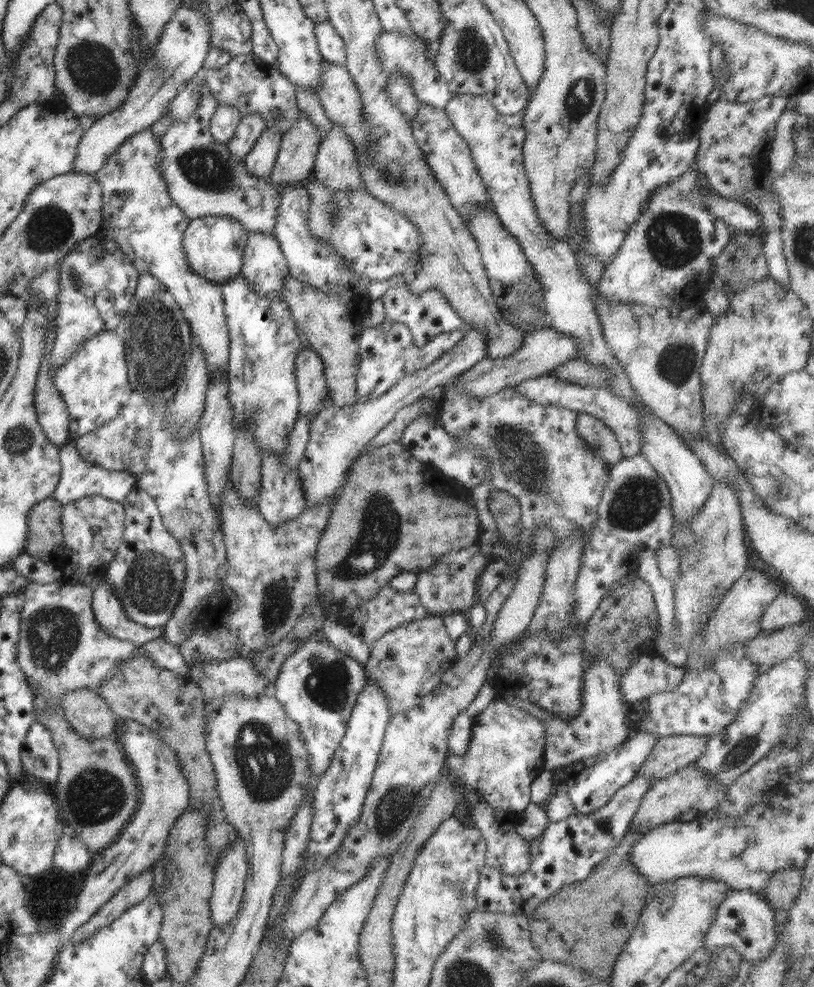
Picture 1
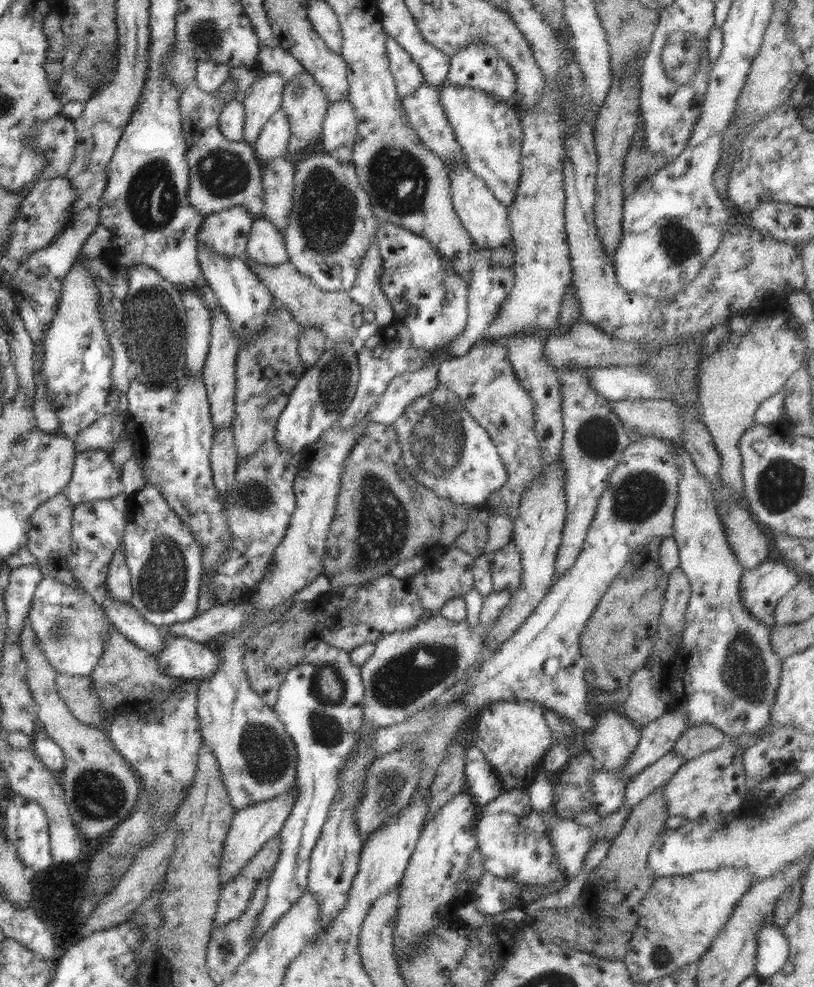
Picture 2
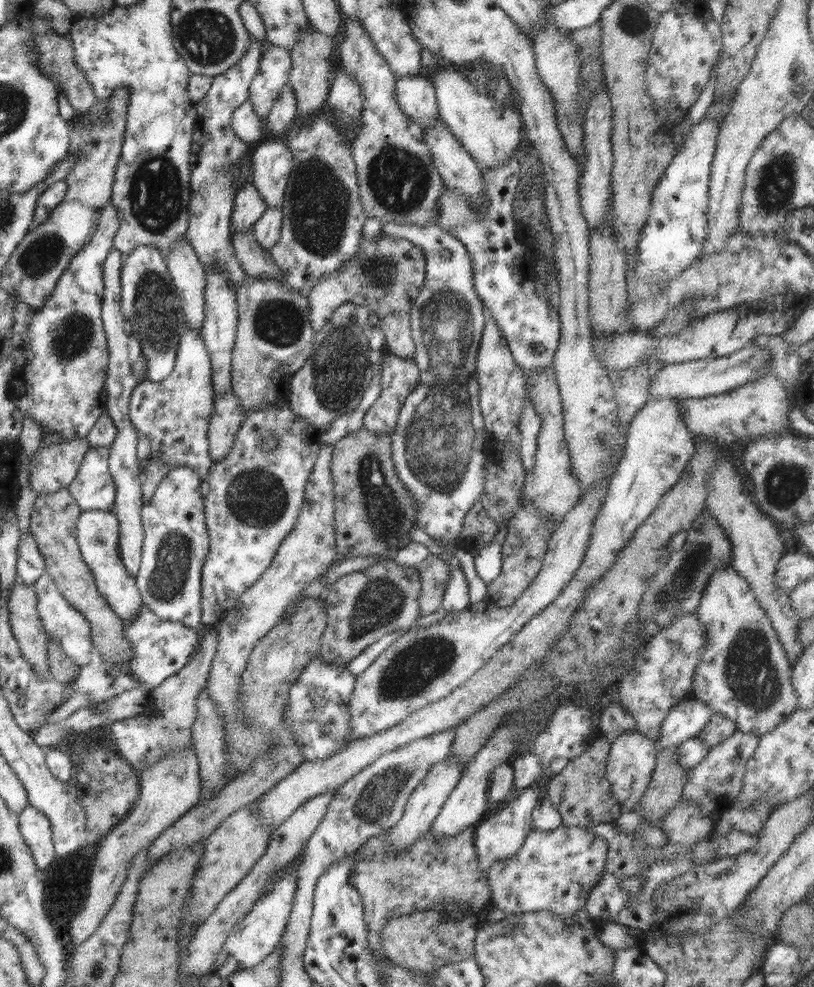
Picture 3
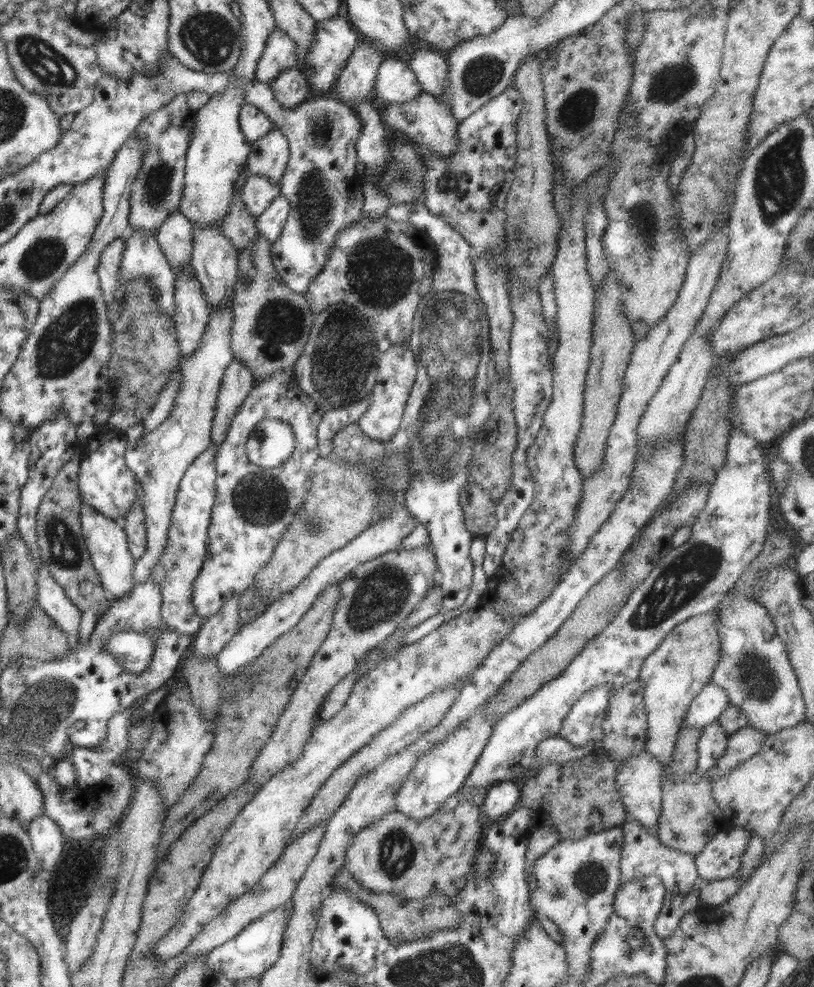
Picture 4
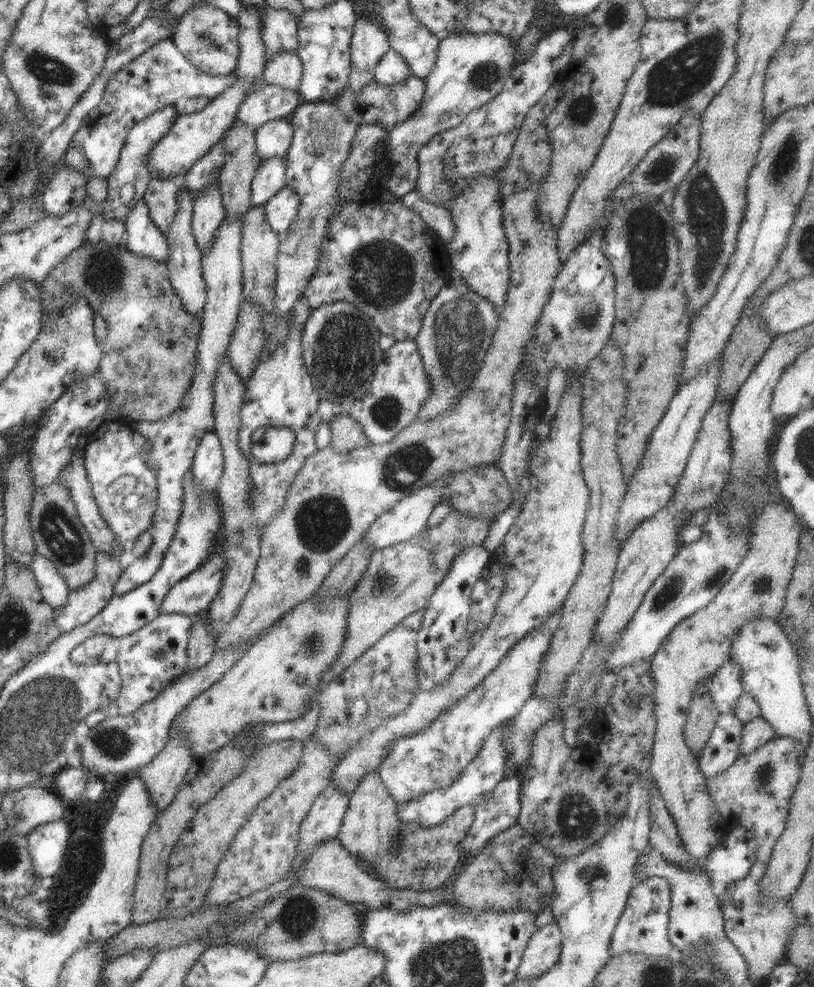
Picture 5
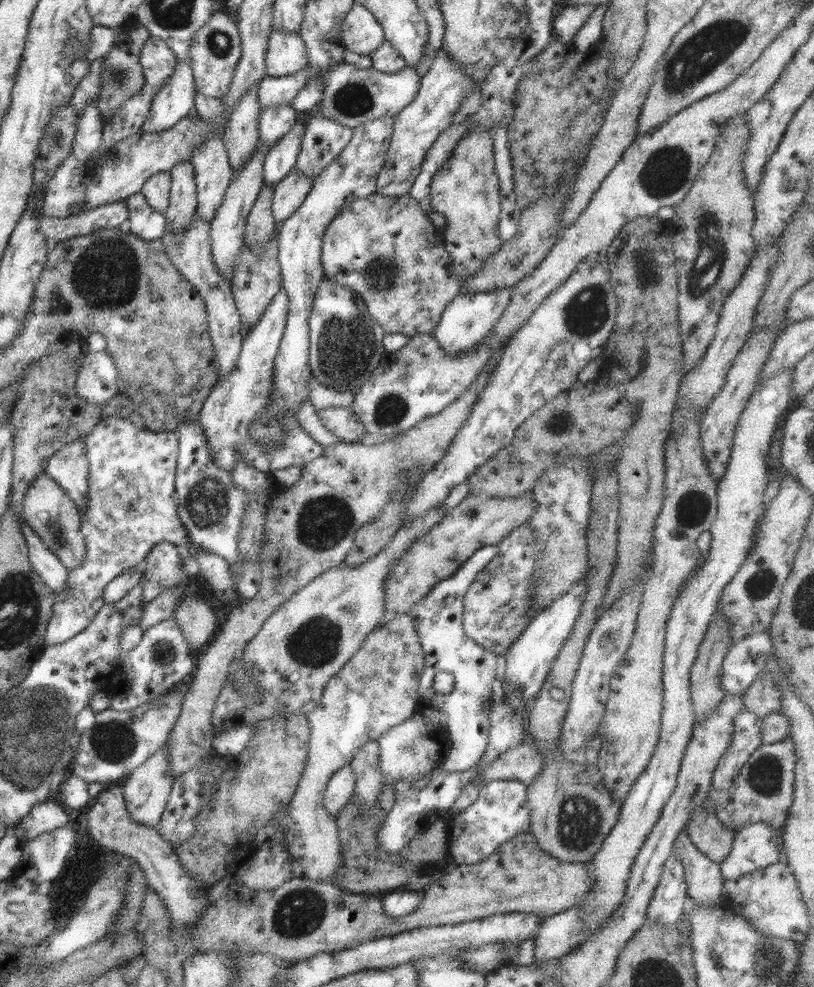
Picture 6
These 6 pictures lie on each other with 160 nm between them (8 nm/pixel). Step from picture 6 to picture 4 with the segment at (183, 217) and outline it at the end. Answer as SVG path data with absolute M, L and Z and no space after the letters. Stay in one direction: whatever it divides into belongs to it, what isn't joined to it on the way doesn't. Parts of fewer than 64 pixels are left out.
M189 268L175 272L175 331L182 360L200 345L209 323L211 310L195 273Z

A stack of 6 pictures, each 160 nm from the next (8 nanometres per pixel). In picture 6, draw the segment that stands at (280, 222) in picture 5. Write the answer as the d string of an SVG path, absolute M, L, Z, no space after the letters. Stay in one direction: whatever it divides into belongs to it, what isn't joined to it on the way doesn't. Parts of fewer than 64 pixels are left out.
M293 169L274 186L271 213L275 222L283 222L297 211L313 187L313 182L313 178Z

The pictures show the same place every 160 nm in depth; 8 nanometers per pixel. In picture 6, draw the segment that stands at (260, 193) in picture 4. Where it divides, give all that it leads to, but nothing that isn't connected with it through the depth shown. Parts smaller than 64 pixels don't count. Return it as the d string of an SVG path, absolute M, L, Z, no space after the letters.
M303 116L267 153L263 160L265 184L275 186L295 168L300 152L305 121Z

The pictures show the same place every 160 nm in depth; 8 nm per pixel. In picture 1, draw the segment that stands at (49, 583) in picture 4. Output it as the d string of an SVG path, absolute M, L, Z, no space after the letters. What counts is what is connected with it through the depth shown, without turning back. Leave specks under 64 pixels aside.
M29 582L24 589L21 608L21 623L17 648L17 665L28 679L29 685L39 690L41 702L45 706L59 706L65 692L79 688L97 690L100 685L115 675L117 666L133 656L138 651L135 644L129 640L120 640L106 634L96 622L91 605L93 591L88 586L80 584L37 584Z

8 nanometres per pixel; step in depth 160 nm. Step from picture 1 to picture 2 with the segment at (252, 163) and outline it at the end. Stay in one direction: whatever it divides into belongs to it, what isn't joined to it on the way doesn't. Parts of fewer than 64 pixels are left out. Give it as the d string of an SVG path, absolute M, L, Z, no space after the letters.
M278 110L262 127L254 143L255 157L266 165L287 152L290 132L289 118L284 110Z

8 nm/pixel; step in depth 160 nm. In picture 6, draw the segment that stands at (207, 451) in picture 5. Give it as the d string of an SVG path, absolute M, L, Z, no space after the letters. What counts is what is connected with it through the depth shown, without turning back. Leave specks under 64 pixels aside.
M281 288L277 293L276 296L272 299L272 302L266 307L266 310L264 311L264 314L260 317L260 320L250 329L250 332L247 334L247 336L243 339L243 343L241 344L241 351L238 355L238 360L236 363L236 366L234 366L233 370L231 370L222 380L218 380L217 383L213 386L212 392L207 396L207 399L204 401L202 410L200 411L200 414L197 416L197 420L199 420L199 424L201 424L201 427L203 428L203 432L206 434L206 439L208 439L208 445L212 447L212 451L214 451L214 463L220 467L222 470L230 471L234 469L234 466L240 462L244 462L246 466L252 466L252 468L258 472L262 472L264 474L269 474L270 472L274 472L276 470L282 470L282 468L289 468L290 466L302 466L306 465L308 462L314 460L314 458L318 458L318 456L322 456L322 452L324 452L324 448L317 444L313 439L310 439L310 436L308 436L307 432L301 427L301 425L298 423L298 420L296 420L296 417L292 414L287 414L286 416L276 416L276 417L282 417L283 420L281 420L281 423L283 424L283 427L285 428L284 437L282 437L282 441L280 443L256 443L252 437L250 437L250 434L248 434L249 428L253 425L253 422L256 419L259 419L260 417L265 417L265 408L267 407L267 404L269 403L269 396L271 395L271 388L273 387L273 368L274 368L274 361L275 356L277 355L281 338L283 337L284 331L285 331L285 324L287 321L287 314L289 311L289 296L288 293L284 290L284 288Z

